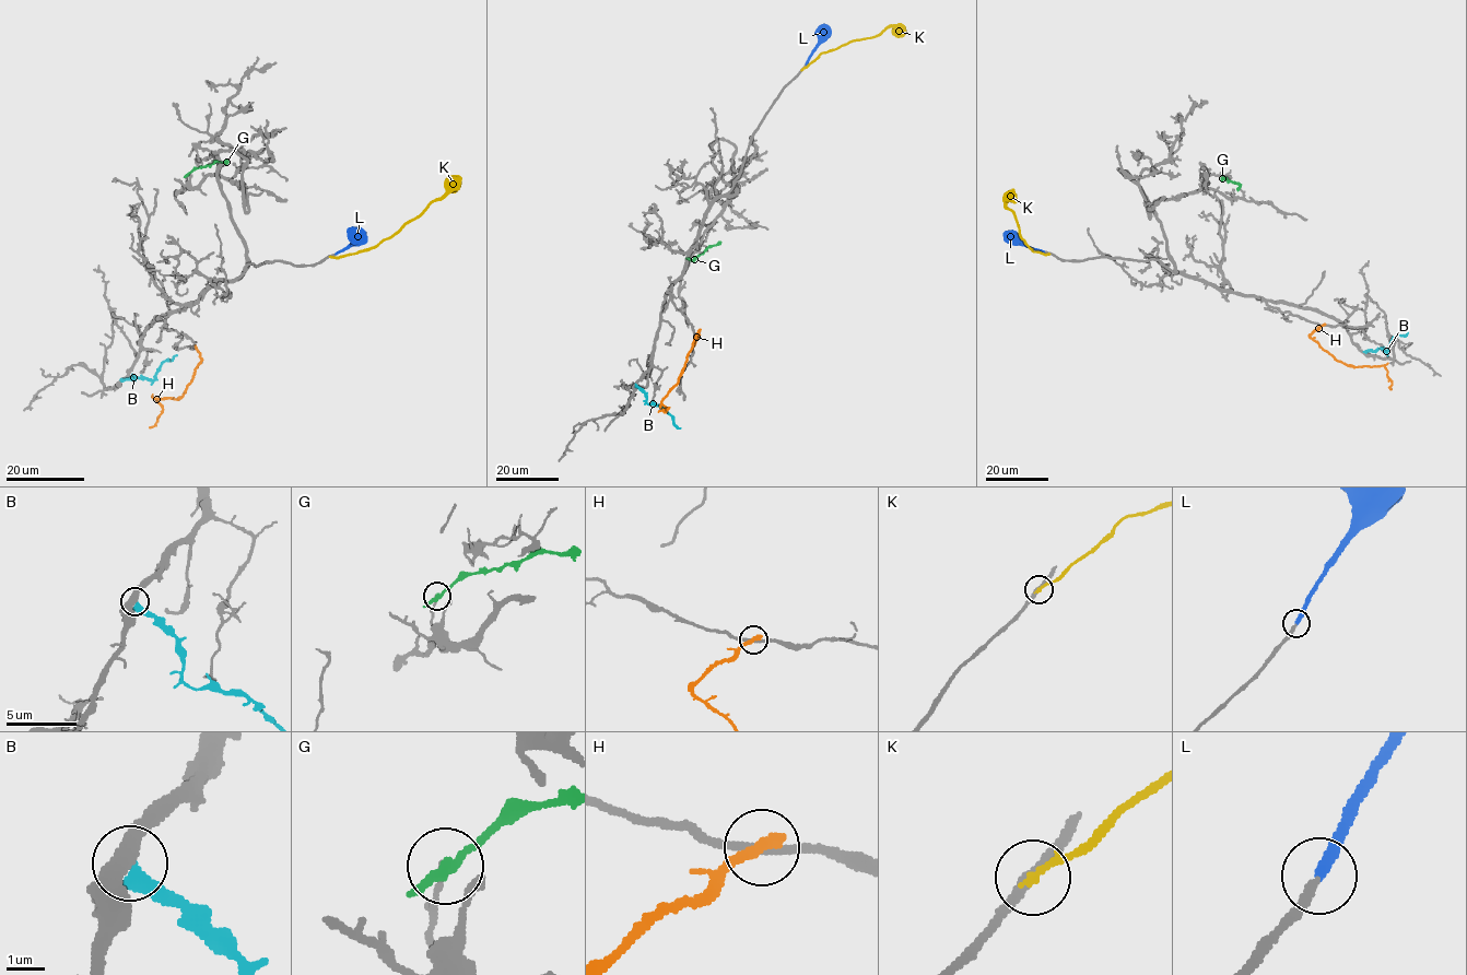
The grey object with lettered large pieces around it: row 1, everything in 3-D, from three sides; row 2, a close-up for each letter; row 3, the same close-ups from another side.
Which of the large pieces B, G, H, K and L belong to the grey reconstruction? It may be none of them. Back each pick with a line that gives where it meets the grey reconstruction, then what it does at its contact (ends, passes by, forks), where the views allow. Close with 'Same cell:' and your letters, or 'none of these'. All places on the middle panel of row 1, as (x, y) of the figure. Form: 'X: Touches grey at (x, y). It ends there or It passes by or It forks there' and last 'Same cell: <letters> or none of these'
L: Touches grey at (806, 63). It ends there
Same cell: L

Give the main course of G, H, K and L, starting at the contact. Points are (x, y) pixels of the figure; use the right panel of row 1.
G: (1239, 188), (1237, 183), (1221, 177)
H: (1323, 325), (1310, 336), (1322, 349), (1352, 366), (1383, 365), (1392, 389)
K: (1048, 254), (1033, 251), (1020, 237), (1014, 214), (1006, 206), (1006, 195), (1012, 190)
L: (1043, 251), (1030, 248), (1013, 234), (1004, 234)

